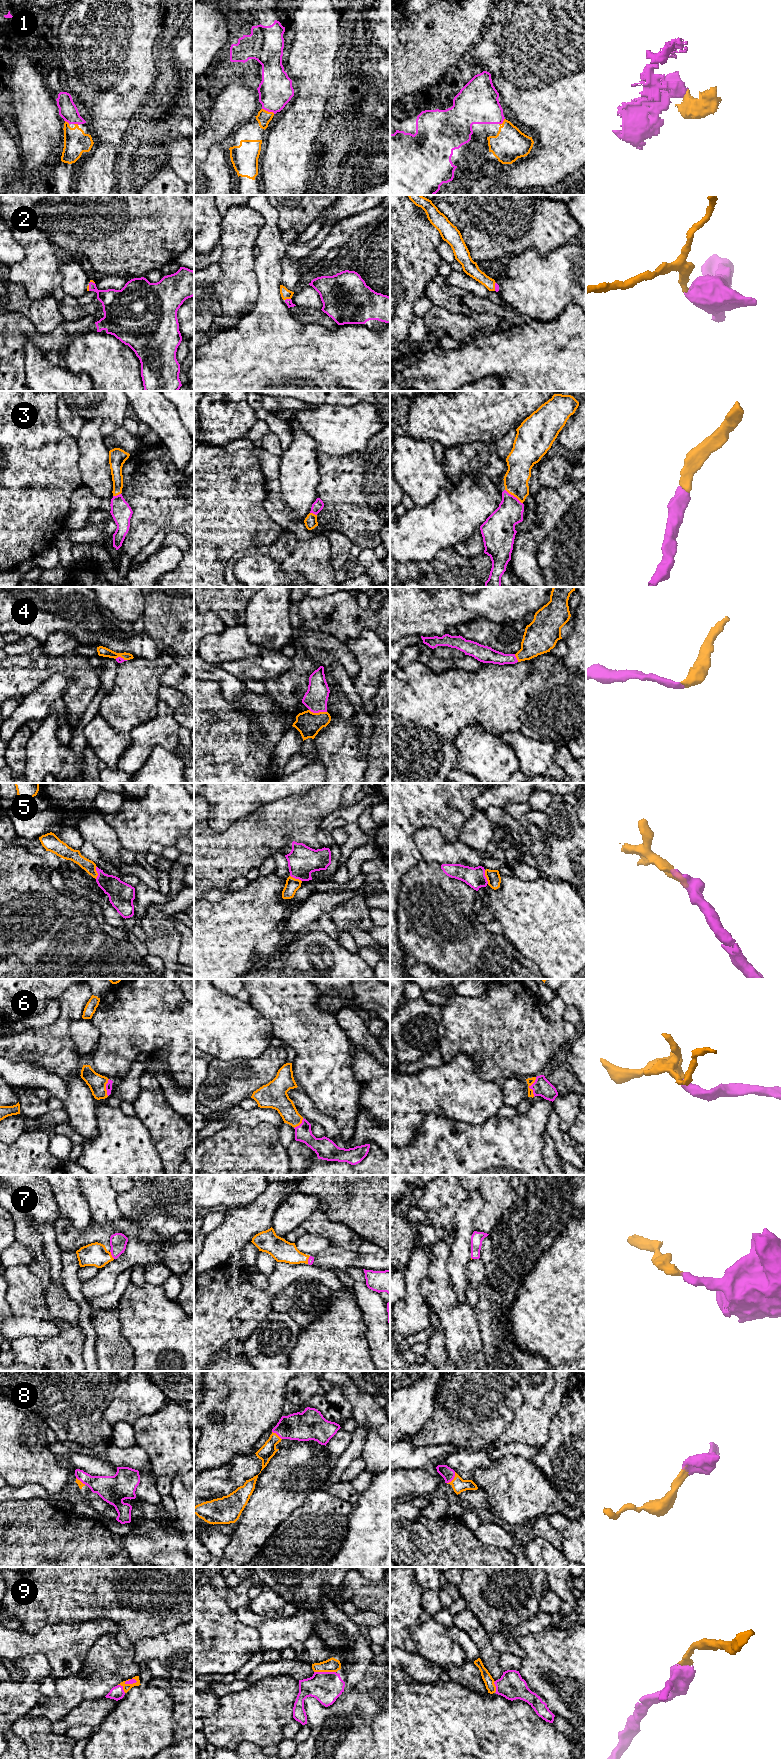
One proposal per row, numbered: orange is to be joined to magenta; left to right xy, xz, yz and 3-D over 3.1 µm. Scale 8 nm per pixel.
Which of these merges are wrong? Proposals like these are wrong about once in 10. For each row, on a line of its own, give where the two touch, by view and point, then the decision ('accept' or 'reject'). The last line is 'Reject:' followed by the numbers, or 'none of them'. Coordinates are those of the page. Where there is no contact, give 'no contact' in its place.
1: meets magenta in xz at (268, 111); accept
2: meets magenta in yz at (495, 286); accept
3: meets magenta in yz at (513, 496); accept
4: meets magenta in xz at (318, 712); accept
5: meets magenta in yz at (485, 877); accept
6: meets magenta in yz at (529, 1087); accept
7: meets magenta in xy at (111, 1254); accept
8: meets magenta in yz at (453, 1478); accept
9: meets magenta in xz at (325, 1672); accept
Reject: none of them

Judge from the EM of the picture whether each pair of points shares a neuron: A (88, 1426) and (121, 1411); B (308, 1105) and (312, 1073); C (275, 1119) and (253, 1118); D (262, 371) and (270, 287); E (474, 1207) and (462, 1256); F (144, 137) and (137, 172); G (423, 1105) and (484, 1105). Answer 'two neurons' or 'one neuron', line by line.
A: two neurons
B: two neurons
C: one neuron
D: one neuron
E: one neuron
F: one neuron
G: one neuron

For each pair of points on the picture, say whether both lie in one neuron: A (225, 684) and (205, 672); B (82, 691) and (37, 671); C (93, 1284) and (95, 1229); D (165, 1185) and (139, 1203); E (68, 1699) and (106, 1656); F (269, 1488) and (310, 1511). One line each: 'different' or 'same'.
A: same
B: same
C: different
D: same
E: same
F: different

